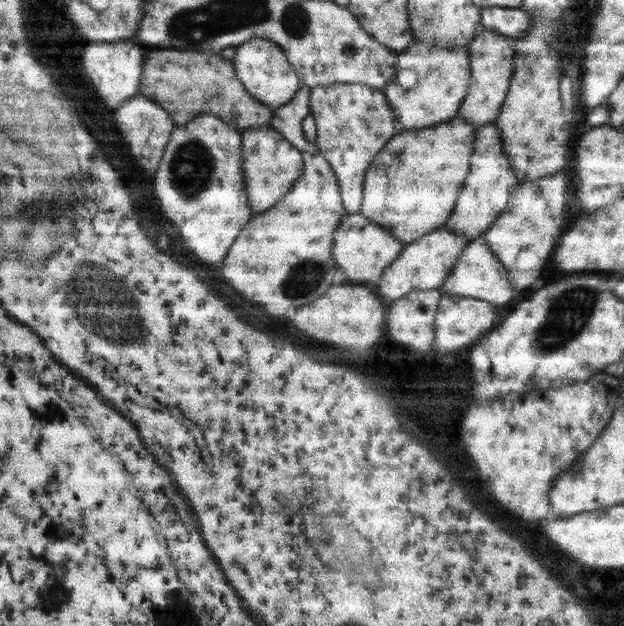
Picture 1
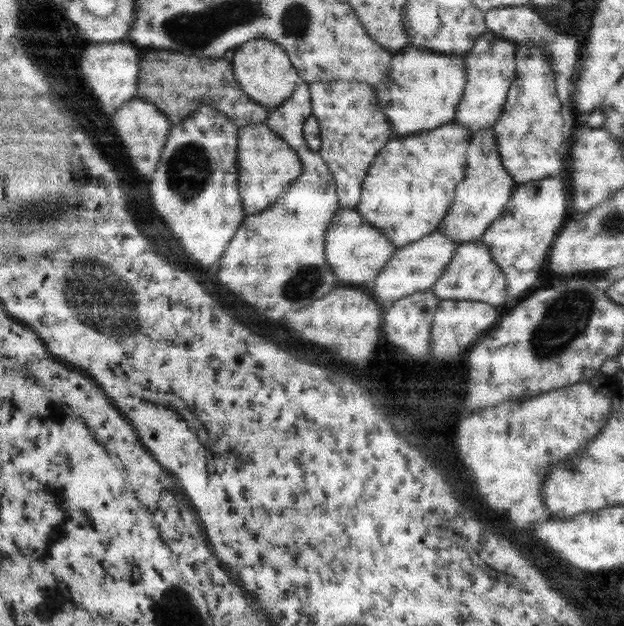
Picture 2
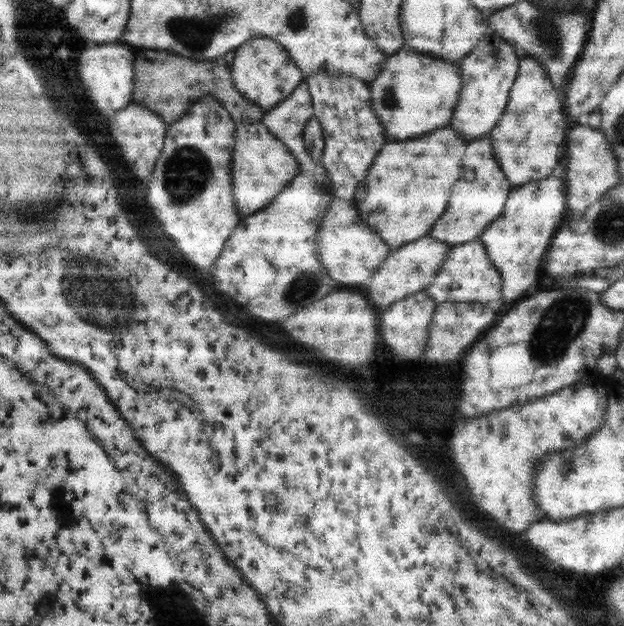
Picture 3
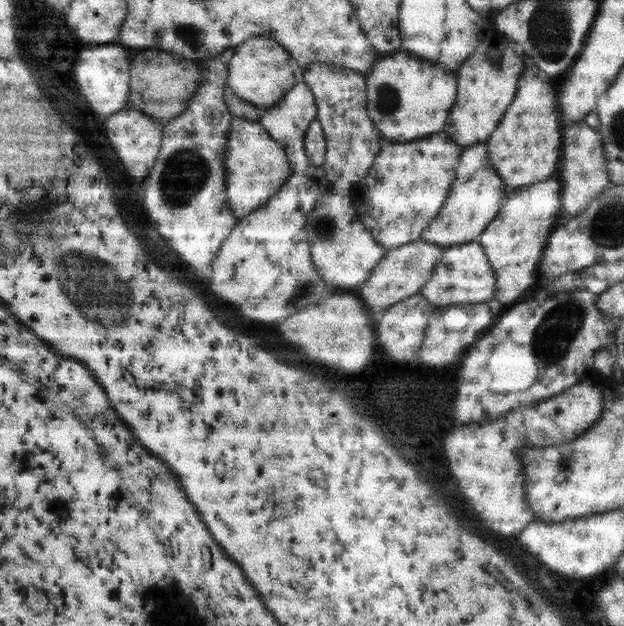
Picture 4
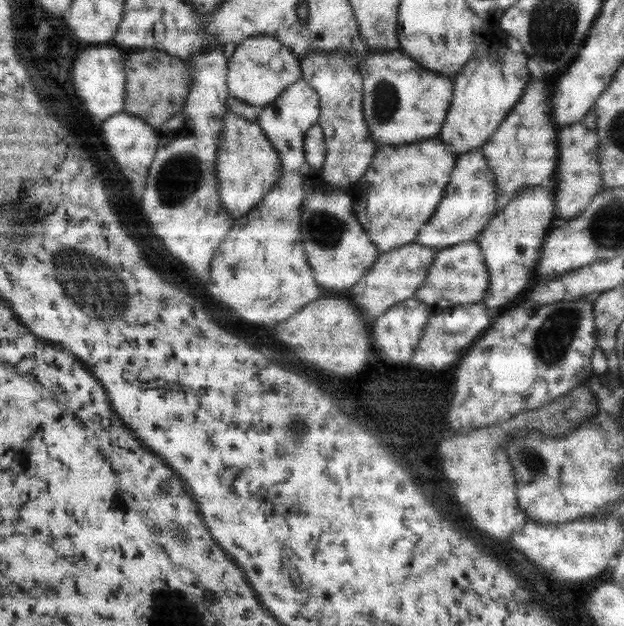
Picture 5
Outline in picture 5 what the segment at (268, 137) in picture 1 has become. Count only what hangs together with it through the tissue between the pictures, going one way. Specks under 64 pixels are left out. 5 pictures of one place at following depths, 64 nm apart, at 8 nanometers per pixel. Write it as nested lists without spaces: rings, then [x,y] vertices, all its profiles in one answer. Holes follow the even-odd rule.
[[[226,108],[218,136],[218,152],[214,167],[219,202],[227,210],[227,214],[231,214],[231,218],[239,218],[241,214],[255,208],[273,188],[282,173],[279,162],[277,151],[266,140],[259,125]]]

